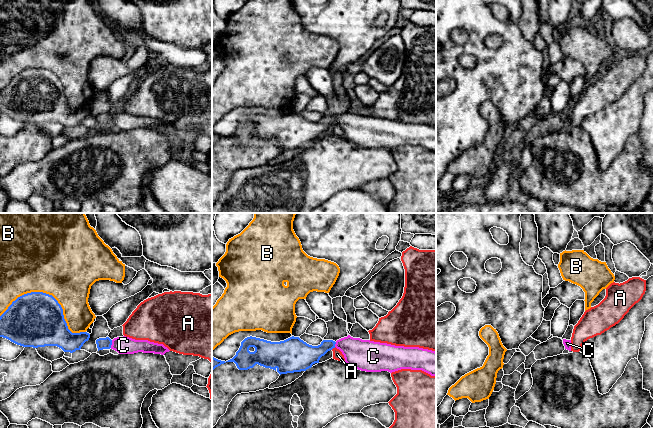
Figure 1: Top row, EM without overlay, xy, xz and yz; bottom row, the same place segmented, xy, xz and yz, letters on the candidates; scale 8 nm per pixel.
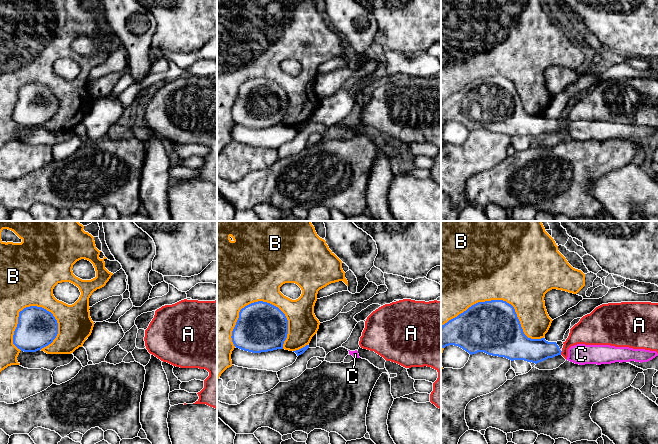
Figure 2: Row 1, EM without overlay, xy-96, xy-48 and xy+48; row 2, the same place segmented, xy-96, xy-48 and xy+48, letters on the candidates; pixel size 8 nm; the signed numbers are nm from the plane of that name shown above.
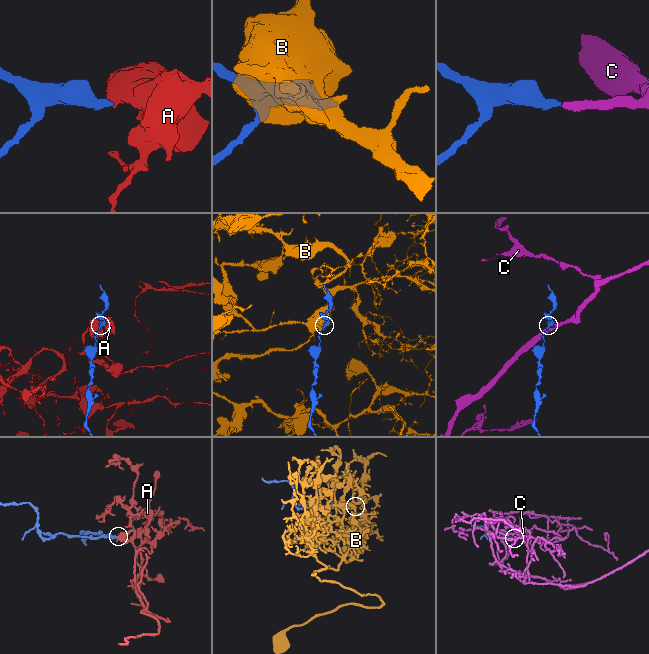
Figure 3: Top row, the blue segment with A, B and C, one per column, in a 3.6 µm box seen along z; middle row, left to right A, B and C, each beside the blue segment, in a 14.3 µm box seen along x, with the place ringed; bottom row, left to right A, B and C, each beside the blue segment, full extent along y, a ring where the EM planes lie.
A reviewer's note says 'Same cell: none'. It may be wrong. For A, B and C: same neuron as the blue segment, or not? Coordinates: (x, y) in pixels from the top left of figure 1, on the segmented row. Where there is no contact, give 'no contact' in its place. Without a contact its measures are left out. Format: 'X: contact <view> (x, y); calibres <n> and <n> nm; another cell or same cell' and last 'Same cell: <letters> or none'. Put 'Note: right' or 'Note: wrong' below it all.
A: contact xz (333, 347); calibres 200 and 80 nm; another cell
B: contact xy (50, 295); calibres 440 and 500 nm; another cell
C: contact xy (111, 344); calibres 100 and 140 nm; same cell
Same cell: C
Note: wrong

